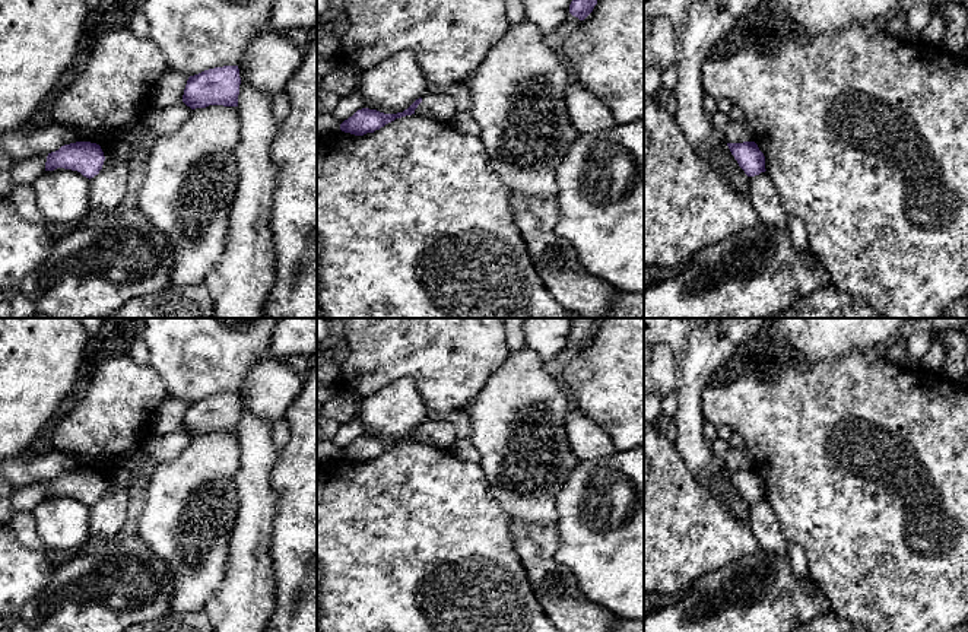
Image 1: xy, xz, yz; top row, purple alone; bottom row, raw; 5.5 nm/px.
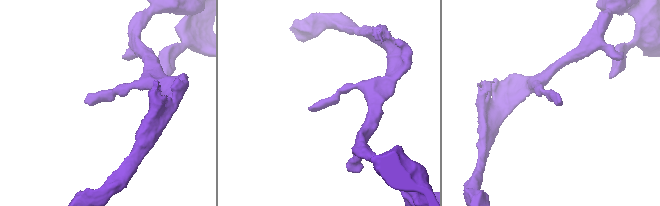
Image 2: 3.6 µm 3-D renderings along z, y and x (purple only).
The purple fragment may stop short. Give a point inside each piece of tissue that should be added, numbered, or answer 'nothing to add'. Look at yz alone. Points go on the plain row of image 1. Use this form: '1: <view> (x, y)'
nothing to add

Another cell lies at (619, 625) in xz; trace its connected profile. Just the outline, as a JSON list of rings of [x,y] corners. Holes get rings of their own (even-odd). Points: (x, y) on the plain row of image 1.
[[[616,617],[610,626],[610,632],[644,632],[642,620],[625,620]]]

